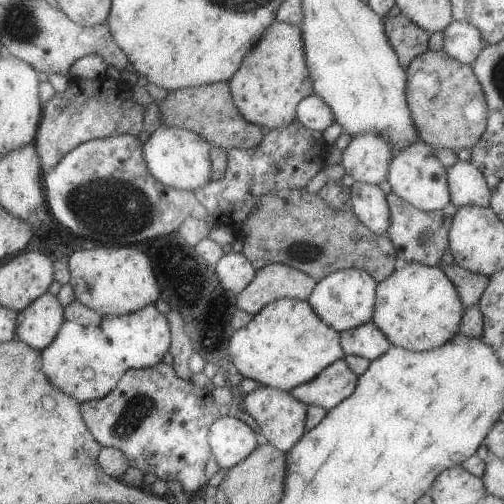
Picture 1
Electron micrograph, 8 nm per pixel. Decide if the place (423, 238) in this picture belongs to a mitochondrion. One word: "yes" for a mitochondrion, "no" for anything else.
yes

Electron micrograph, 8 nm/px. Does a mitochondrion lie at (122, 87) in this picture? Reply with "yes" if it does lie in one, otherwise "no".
no

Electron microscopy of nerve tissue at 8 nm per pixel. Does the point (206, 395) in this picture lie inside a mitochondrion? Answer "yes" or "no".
no

